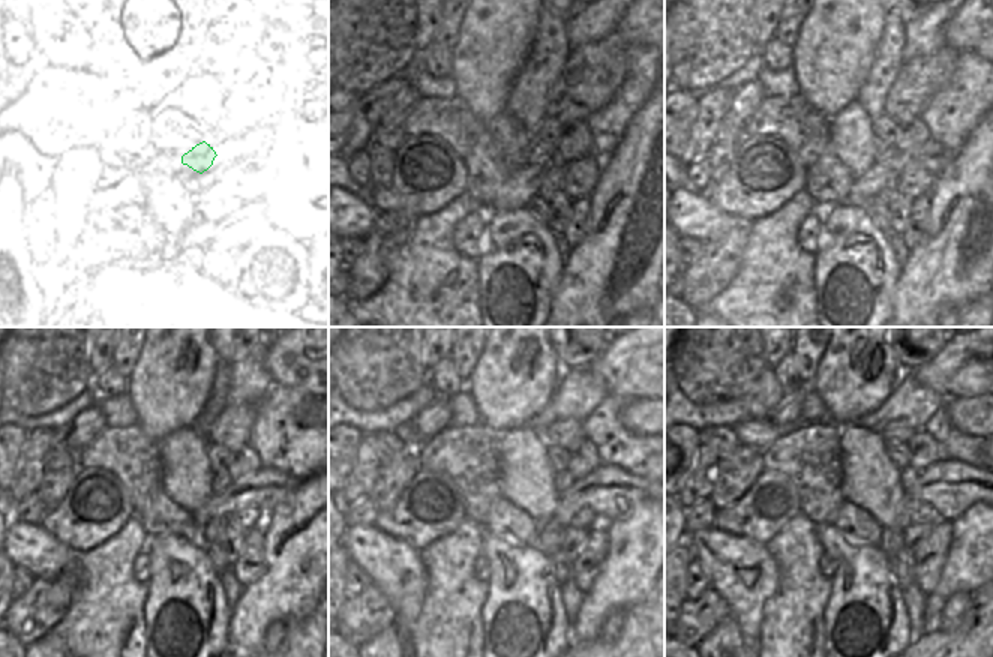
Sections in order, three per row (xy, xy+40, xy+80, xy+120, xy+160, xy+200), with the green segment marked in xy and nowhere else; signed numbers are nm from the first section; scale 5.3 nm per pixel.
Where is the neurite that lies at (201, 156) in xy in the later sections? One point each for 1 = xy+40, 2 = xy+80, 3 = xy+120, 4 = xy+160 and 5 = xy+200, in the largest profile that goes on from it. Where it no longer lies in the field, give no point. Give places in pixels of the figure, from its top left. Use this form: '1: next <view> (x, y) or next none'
1: next xy+40 (539, 153)
2: next xy+80 (882, 150)
3: next xy+120 (221, 482)
4: next xy+160 (563, 480)
5: next xy+200 (908, 476)

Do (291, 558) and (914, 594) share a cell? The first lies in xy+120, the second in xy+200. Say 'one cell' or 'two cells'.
two cells

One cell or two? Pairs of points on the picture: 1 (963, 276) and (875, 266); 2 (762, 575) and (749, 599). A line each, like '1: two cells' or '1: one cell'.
1: two cells
2: one cell

